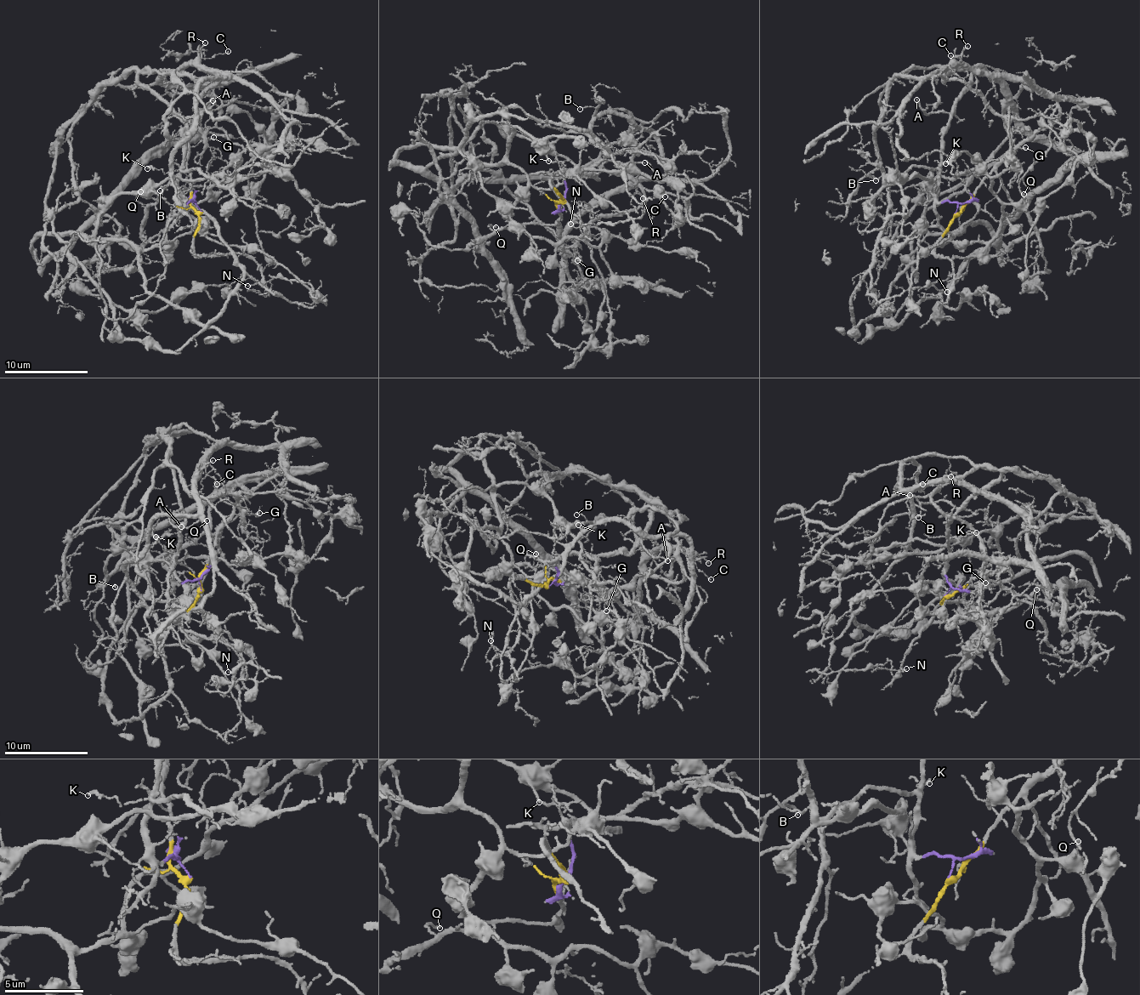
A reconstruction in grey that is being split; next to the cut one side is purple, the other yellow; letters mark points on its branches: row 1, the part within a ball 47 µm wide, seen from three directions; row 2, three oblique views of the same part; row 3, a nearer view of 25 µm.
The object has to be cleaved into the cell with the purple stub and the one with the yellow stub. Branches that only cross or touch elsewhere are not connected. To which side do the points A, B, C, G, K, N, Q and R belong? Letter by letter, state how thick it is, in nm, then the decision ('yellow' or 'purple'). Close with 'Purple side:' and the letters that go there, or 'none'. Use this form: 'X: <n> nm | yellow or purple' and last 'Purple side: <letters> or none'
A: 120 nm | purple
B: 90 nm | yellow
C: 100 nm | yellow
G: 130 nm | yellow
K: 120 nm | purple
N: 100 nm | yellow
Q: 130 nm | yellow
R: 100 nm | yellow
Purple side: A, K

